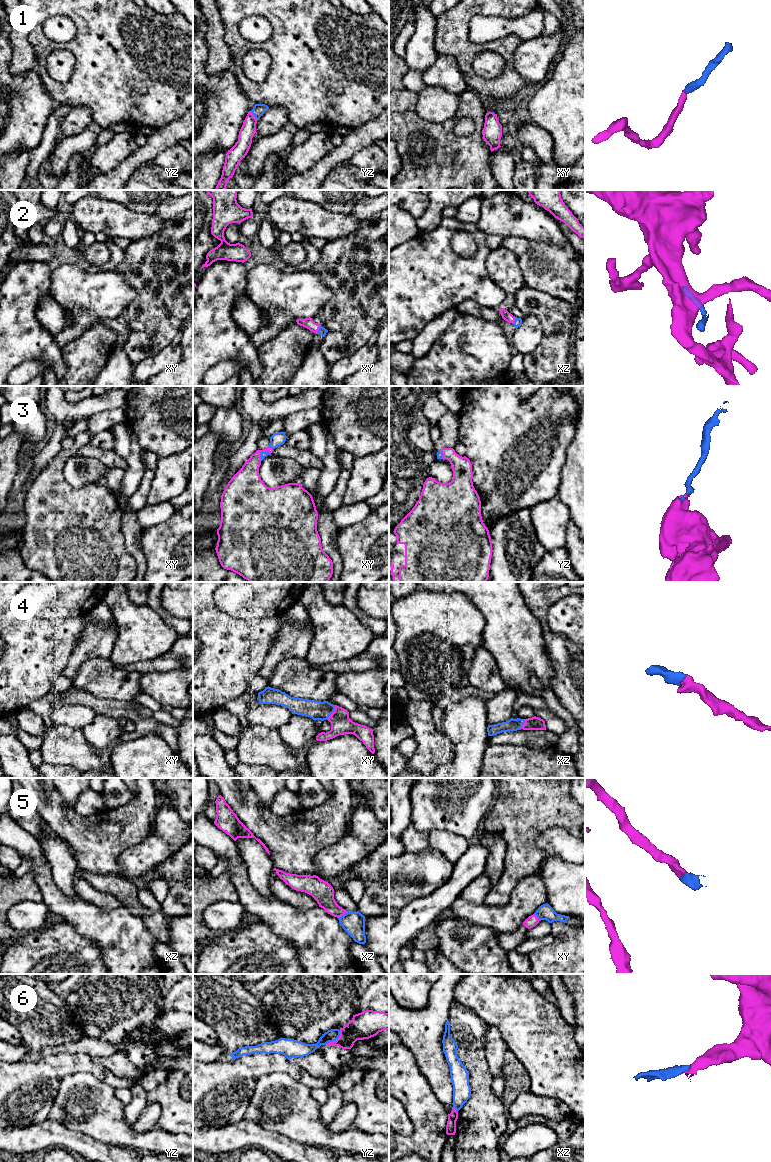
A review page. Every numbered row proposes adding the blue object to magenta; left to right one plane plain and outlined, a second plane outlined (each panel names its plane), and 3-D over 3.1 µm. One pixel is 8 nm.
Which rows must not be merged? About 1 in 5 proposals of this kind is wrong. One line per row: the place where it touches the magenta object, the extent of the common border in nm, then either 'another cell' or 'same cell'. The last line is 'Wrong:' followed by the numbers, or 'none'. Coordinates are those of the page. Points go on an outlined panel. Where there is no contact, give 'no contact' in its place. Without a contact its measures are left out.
1: contact yz (253, 115); length 90 nm; same cell
2: contact xy (318, 329); length 70 nm; same cell
3: contact xy (262, 451); length 110 nm; same cell
4: contact xy (333, 712); length 140 nm; same cell
5: contact xz (342, 915); length 90 nm; same cell
6: contact yz (336, 1040); length 170 nm; another cell
Wrong: 6

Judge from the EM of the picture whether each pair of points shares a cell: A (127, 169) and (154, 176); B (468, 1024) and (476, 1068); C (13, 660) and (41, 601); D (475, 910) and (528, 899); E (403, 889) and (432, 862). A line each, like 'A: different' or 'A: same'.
A: different
B: same
C: different
D: same
E: same

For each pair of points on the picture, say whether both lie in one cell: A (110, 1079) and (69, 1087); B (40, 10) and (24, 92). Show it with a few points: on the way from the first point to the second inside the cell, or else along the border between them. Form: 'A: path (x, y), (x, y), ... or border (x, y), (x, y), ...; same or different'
A: border (80, 1072), (88, 1072), (115, 1089); different
B: border (35, 69), (46, 91); different

